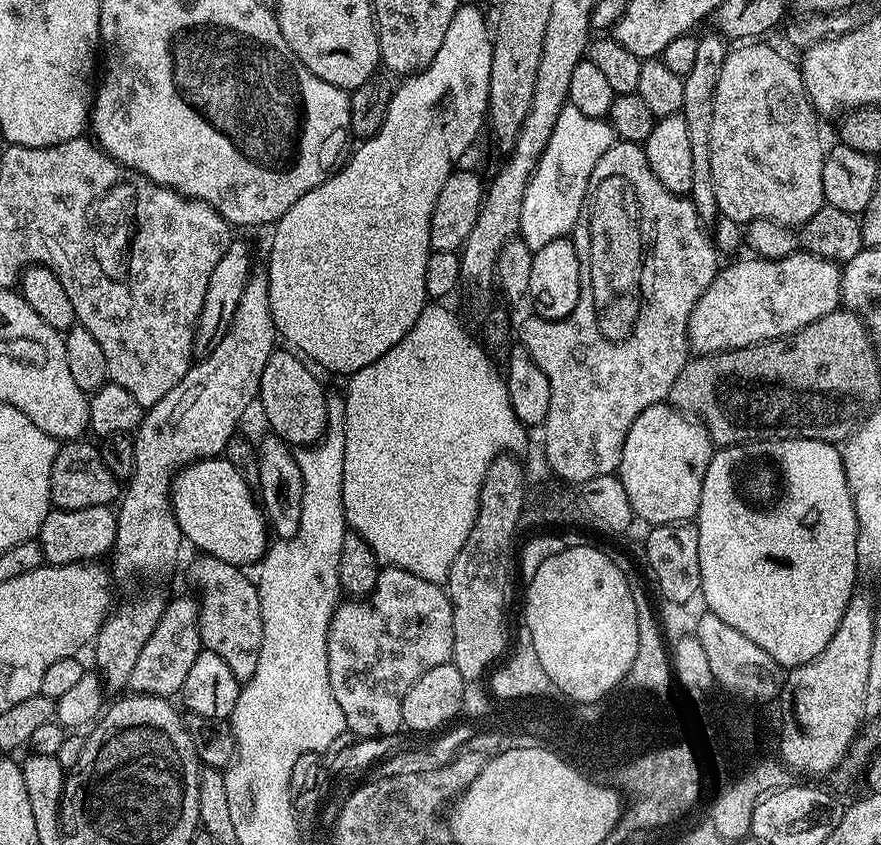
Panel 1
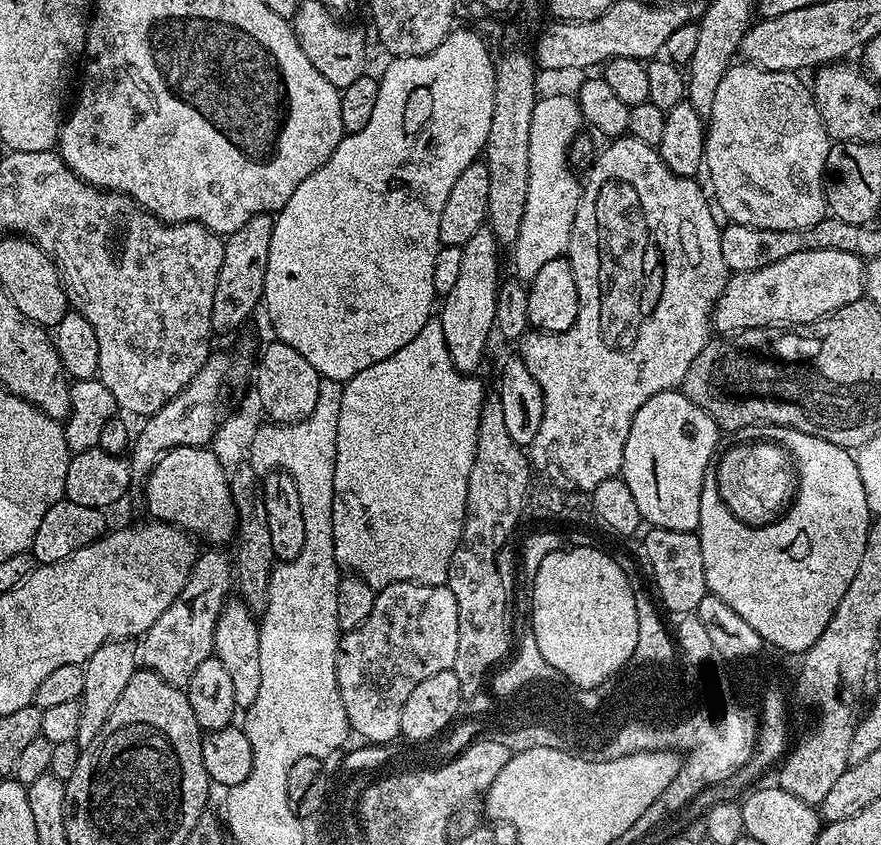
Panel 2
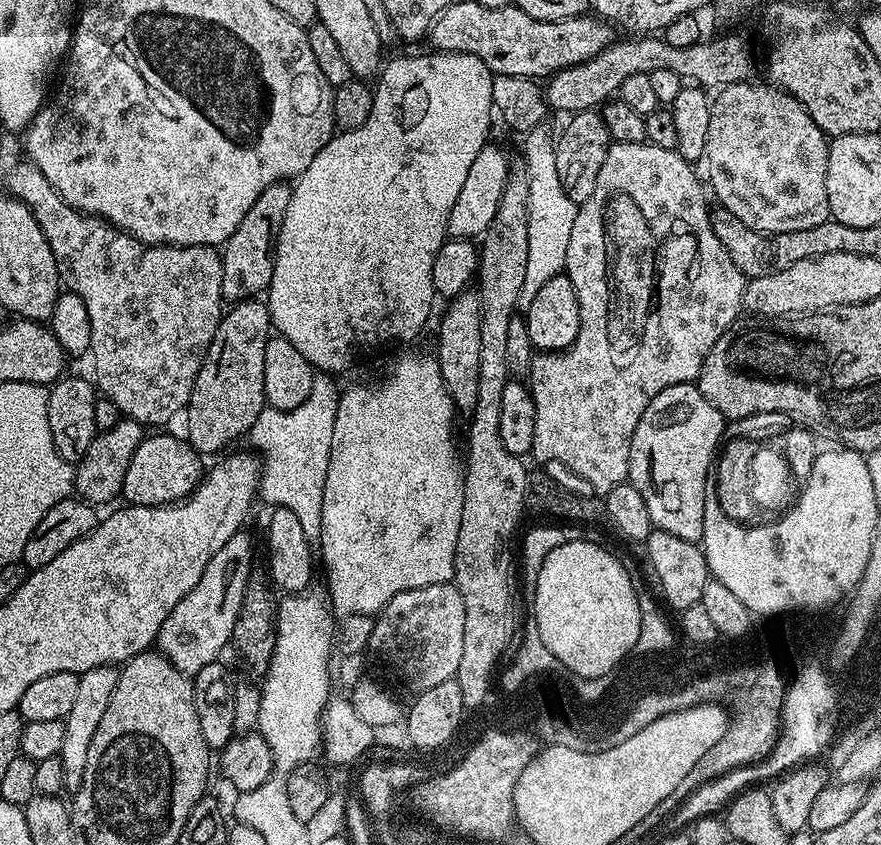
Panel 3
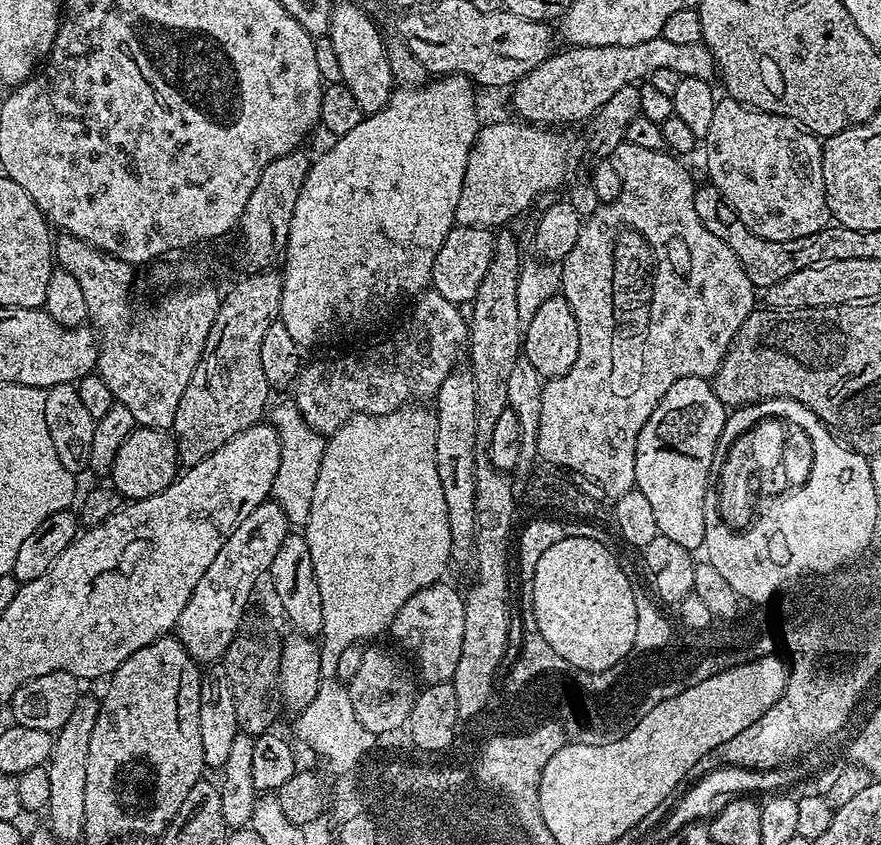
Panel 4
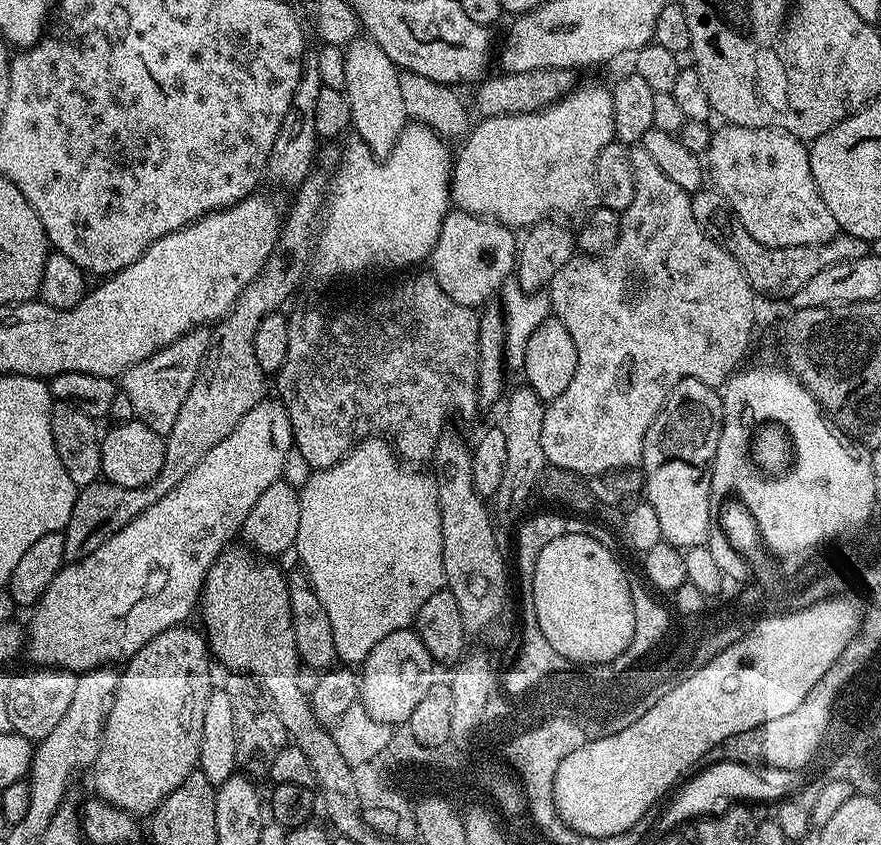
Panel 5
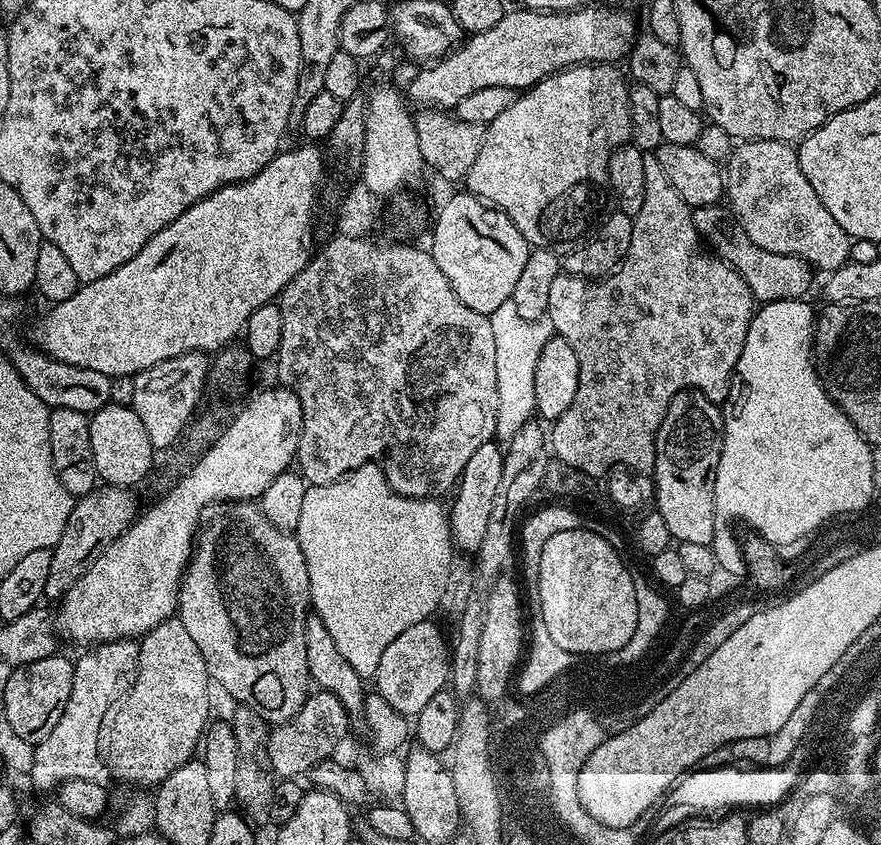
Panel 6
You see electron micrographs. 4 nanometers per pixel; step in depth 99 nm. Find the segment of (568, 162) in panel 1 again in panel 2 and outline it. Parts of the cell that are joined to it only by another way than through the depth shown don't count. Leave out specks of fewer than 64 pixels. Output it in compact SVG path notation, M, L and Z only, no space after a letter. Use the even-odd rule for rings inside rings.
M541 95L534 106L534 118L530 118L530 190L526 190L526 206L522 214L522 230L518 230L512 252L515 275L521 281L530 282L546 262L564 256L568 250L570 234L577 231L578 206L582 191L581 181L568 169L568 147L579 134L584 116L575 95Z

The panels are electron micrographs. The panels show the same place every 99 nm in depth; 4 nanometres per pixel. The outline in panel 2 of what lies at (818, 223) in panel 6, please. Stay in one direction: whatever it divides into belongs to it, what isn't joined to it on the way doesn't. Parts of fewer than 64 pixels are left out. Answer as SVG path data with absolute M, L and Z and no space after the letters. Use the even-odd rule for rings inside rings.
M747 62L733 63L728 72L718 85L718 91L714 94L714 110L706 118L706 135L704 137L704 168L708 180L712 183L711 195L714 204L721 213L728 215L727 219L734 224L761 228L767 232L802 232L805 228L813 228L818 222L822 222L829 215L828 200L824 197L824 167L830 147L830 137L826 126L820 117L820 111L816 105L816 99L812 97L811 87L800 81L801 77L795 72L779 72L778 70L766 70L756 64Z

